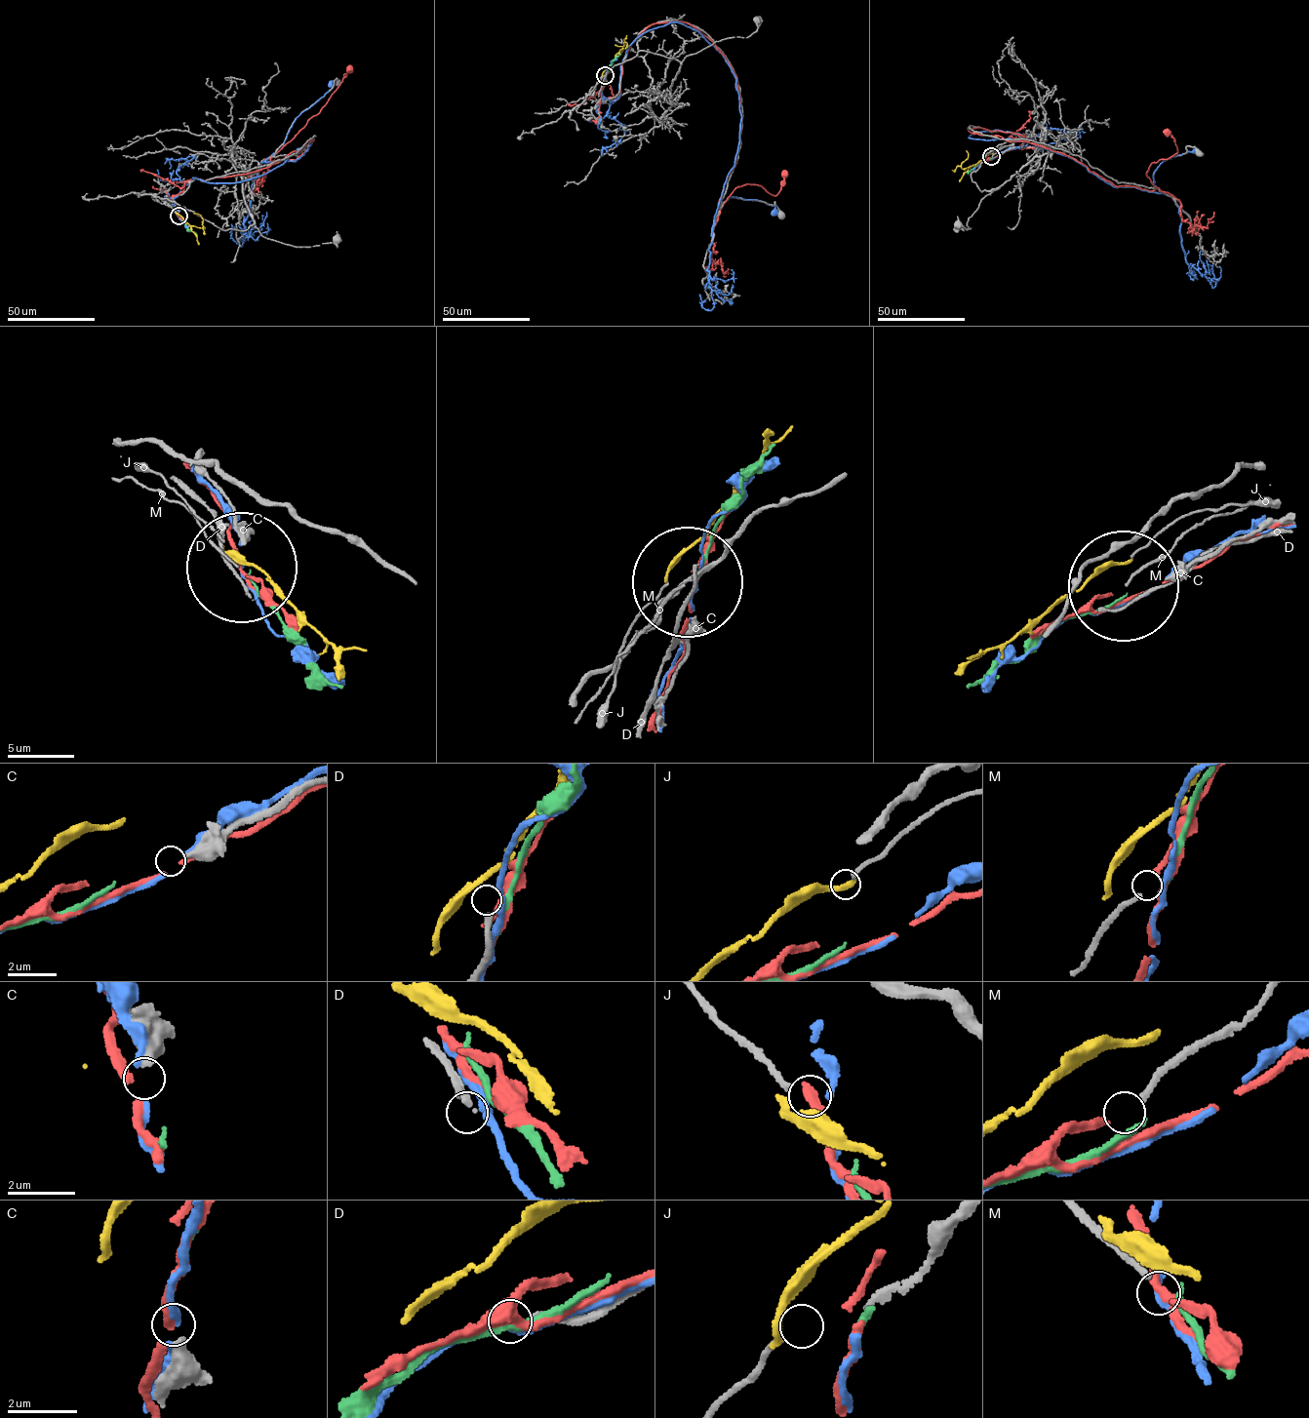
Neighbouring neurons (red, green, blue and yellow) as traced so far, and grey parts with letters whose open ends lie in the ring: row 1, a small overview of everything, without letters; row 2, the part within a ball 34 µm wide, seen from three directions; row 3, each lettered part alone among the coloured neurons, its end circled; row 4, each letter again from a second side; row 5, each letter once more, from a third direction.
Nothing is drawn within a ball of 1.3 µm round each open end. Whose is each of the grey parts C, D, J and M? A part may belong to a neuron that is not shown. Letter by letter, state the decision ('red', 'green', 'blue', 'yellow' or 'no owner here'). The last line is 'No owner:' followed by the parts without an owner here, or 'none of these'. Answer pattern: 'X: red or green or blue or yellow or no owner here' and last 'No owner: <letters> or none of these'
C: no owner here
D: no owner here
J: no owner here
M: red
No owner: C, D, J

